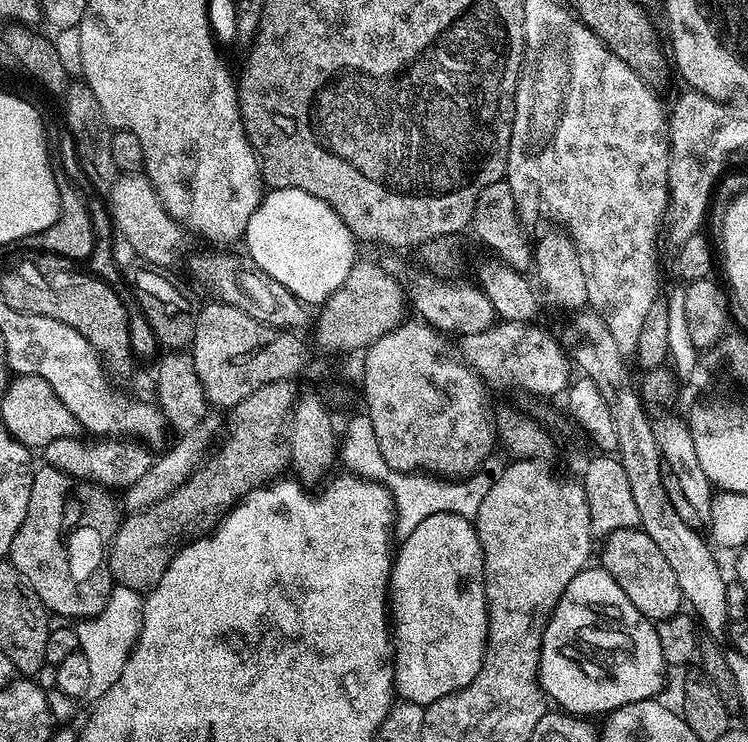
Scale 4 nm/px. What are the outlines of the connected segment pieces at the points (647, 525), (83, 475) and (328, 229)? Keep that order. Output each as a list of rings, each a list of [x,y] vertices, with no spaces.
[[[573,312],[576,313],[558,331],[558,339],[571,363],[577,369],[580,367],[586,379],[598,386],[602,398],[606,398],[606,406],[610,406],[610,418],[614,418],[614,434],[618,434],[615,455],[622,470],[626,470],[630,495],[638,509],[639,527],[650,534],[650,538],[654,538],[658,550],[662,550],[666,562],[670,562],[670,570],[674,570],[674,578],[678,578],[683,603],[693,608],[691,611],[703,631],[704,628],[708,632],[720,632],[723,628],[725,631],[730,624],[726,610],[726,586],[729,581],[716,561],[717,553],[713,547],[706,540],[704,542],[693,525],[682,522],[678,510],[674,510],[674,502],[670,502],[670,494],[666,494],[666,472],[662,467],[660,442],[656,440],[657,429],[648,421],[650,416],[641,401],[637,381],[632,381],[632,376],[628,373],[628,364],[624,361],[627,360],[626,354],[618,346],[618,342],[614,342],[610,326],[606,326],[597,312]]]
[[[74,435],[70,438],[58,438],[58,442],[50,442],[42,449],[42,456],[45,456],[43,459],[50,466],[70,474],[76,480],[86,480],[89,484],[103,486],[109,490],[131,489],[132,484],[138,482],[138,478],[142,478],[146,470],[150,470],[154,459],[153,449],[136,438],[80,439],[79,435]]]
[[[273,188],[263,193],[260,205],[250,214],[250,222],[242,237],[242,244],[248,247],[247,259],[261,267],[266,274],[286,286],[290,293],[305,305],[323,305],[325,300],[338,290],[342,279],[340,263],[348,256],[348,243],[353,243],[352,232],[344,225],[339,214],[326,202],[306,194],[306,190]]]

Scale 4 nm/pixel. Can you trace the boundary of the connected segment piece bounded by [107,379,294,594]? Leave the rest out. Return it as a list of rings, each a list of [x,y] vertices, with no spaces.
[[[291,379],[266,382],[266,386],[258,386],[254,394],[242,398],[238,406],[227,409],[228,425],[224,428],[224,441],[209,456],[207,453],[186,480],[176,490],[166,494],[162,502],[154,502],[154,506],[133,511],[133,516],[125,515],[121,519],[120,527],[116,529],[116,536],[109,547],[107,559],[108,570],[116,584],[141,594],[151,592],[154,586],[158,586],[158,582],[162,582],[162,574],[166,574],[170,562],[185,544],[209,535],[245,496],[249,496],[255,488],[264,487],[279,477],[284,467],[289,467],[289,421],[292,418],[294,403],[292,383]]]

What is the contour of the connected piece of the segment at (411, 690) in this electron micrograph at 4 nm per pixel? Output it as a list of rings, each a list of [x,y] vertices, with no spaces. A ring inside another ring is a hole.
[[[430,514],[430,518],[422,518],[418,526],[407,529],[404,541],[399,541],[392,561],[392,583],[390,585],[390,620],[394,625],[394,663],[396,666],[396,692],[399,699],[409,700],[415,704],[425,706],[438,702],[438,698],[446,698],[450,694],[460,692],[482,670],[484,651],[488,641],[488,599],[484,593],[484,555],[482,546],[478,542],[476,525],[469,517],[458,514]]]

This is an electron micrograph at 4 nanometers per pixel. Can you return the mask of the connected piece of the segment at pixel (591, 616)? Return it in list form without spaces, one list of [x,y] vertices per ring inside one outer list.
[[[589,566],[579,572],[566,586],[562,598],[558,598],[556,608],[544,631],[544,641],[540,647],[540,691],[557,709],[569,716],[581,718],[603,717],[627,704],[637,704],[643,700],[659,697],[664,684],[666,665],[658,646],[658,634],[653,621],[647,620],[622,594],[622,586],[610,578],[603,566]]]

